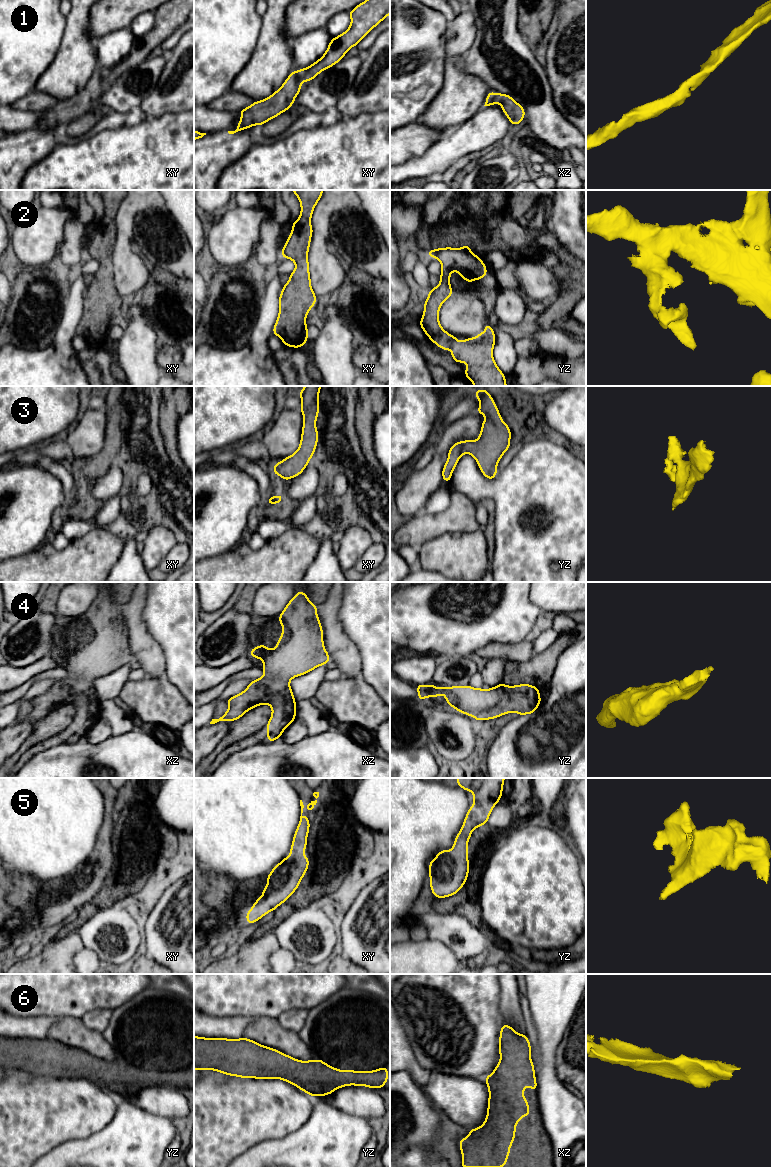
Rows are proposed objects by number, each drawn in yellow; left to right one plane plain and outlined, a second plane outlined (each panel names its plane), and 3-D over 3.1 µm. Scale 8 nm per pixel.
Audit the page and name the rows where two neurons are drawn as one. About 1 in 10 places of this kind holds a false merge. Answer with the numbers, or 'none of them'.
none of them

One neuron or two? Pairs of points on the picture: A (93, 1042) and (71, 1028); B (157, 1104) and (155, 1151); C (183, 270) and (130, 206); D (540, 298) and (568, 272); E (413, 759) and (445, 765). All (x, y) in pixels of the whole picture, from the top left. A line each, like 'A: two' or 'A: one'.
A: one
B: two
C: two
D: two
E: two

